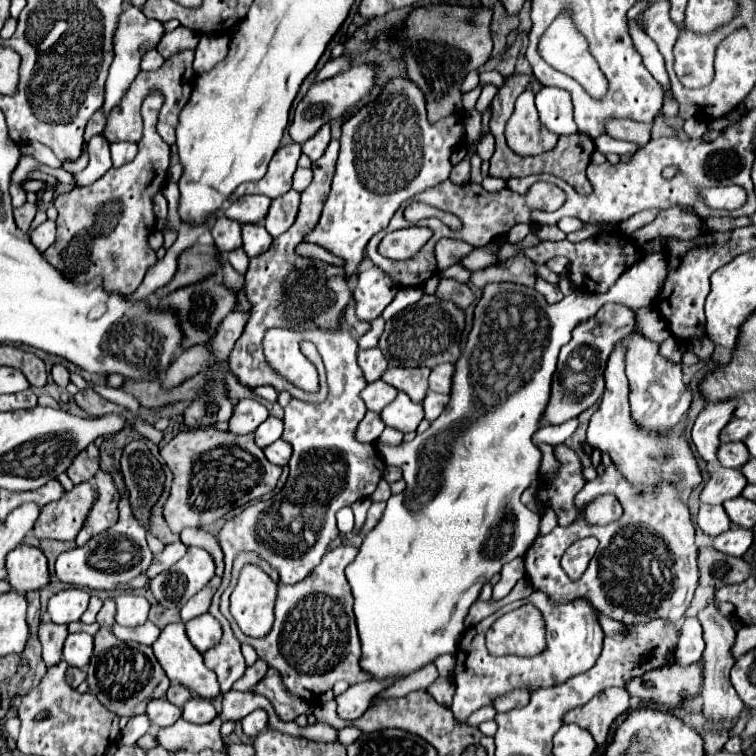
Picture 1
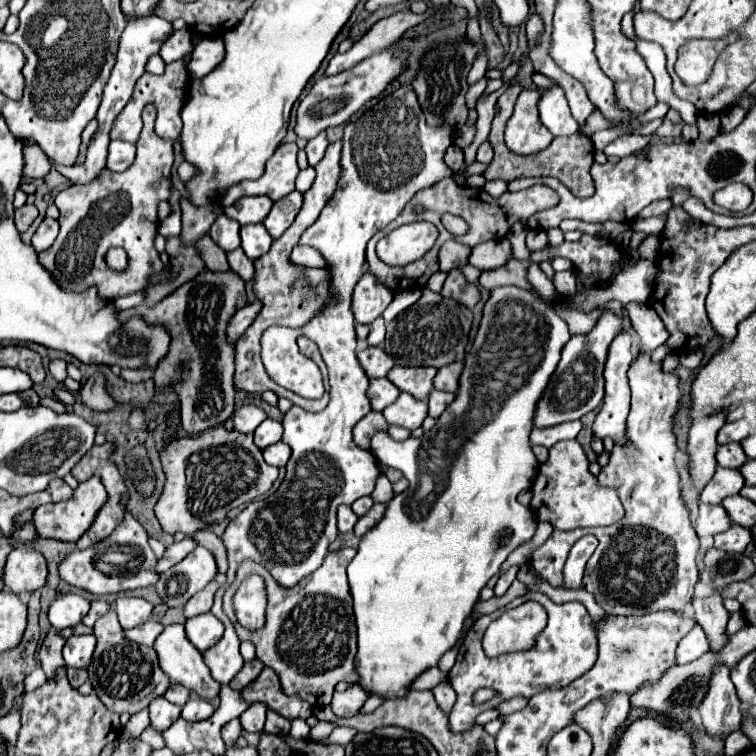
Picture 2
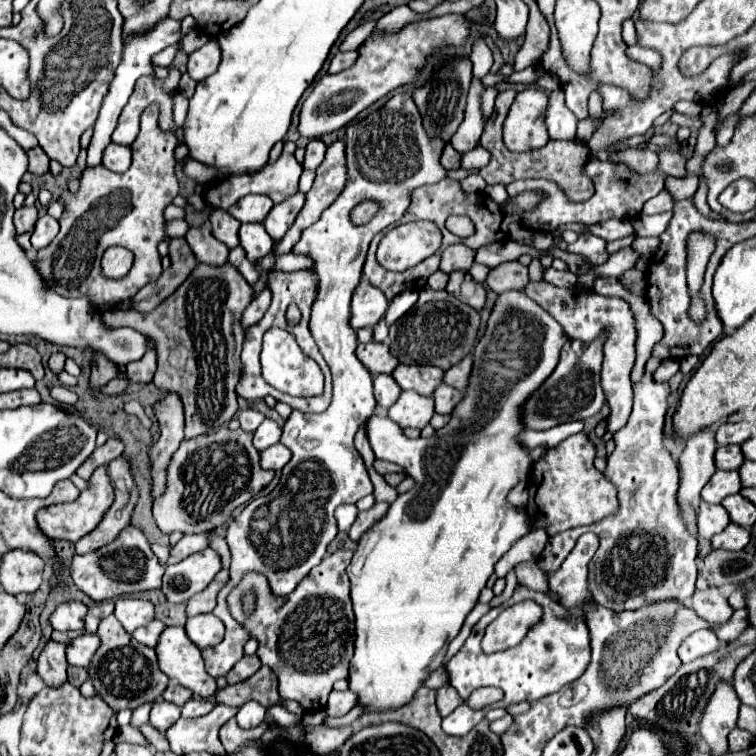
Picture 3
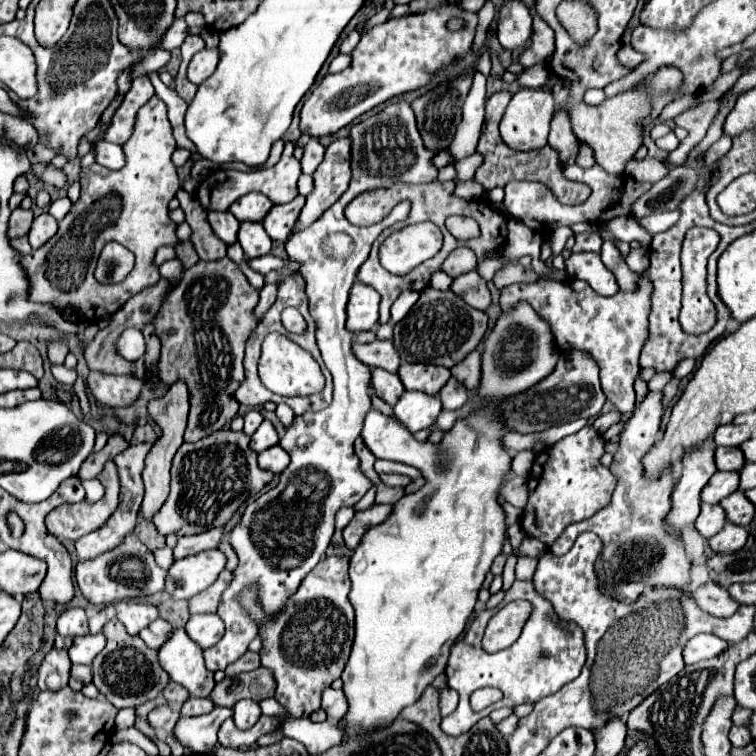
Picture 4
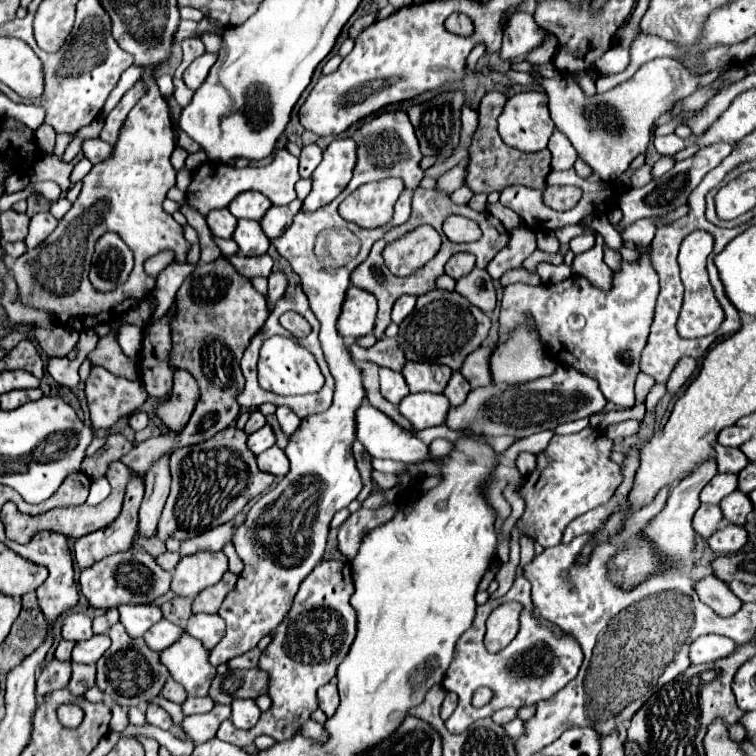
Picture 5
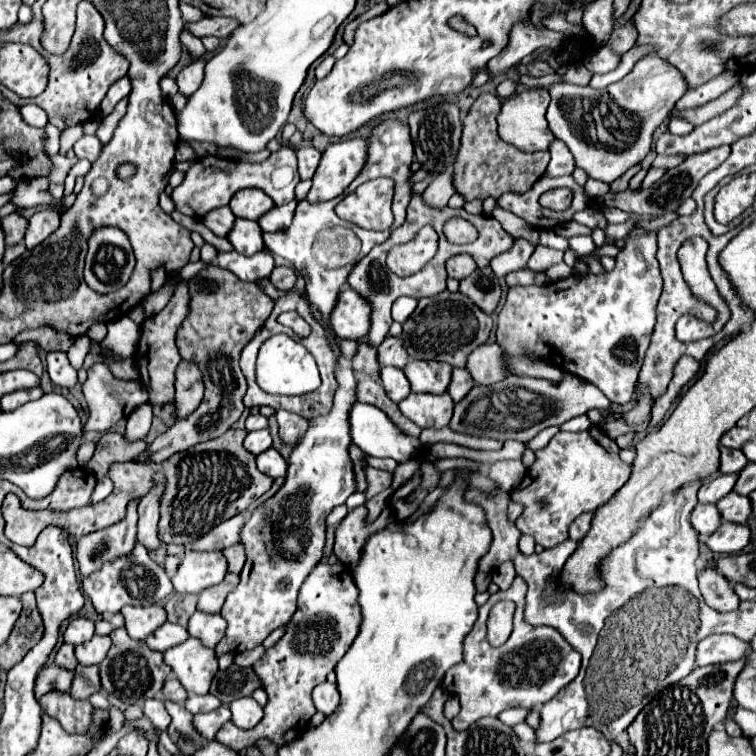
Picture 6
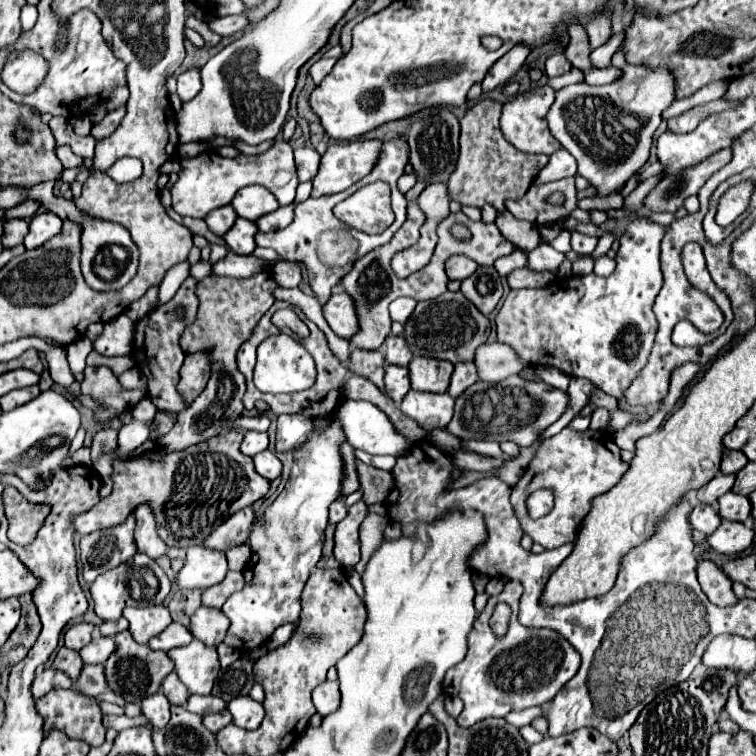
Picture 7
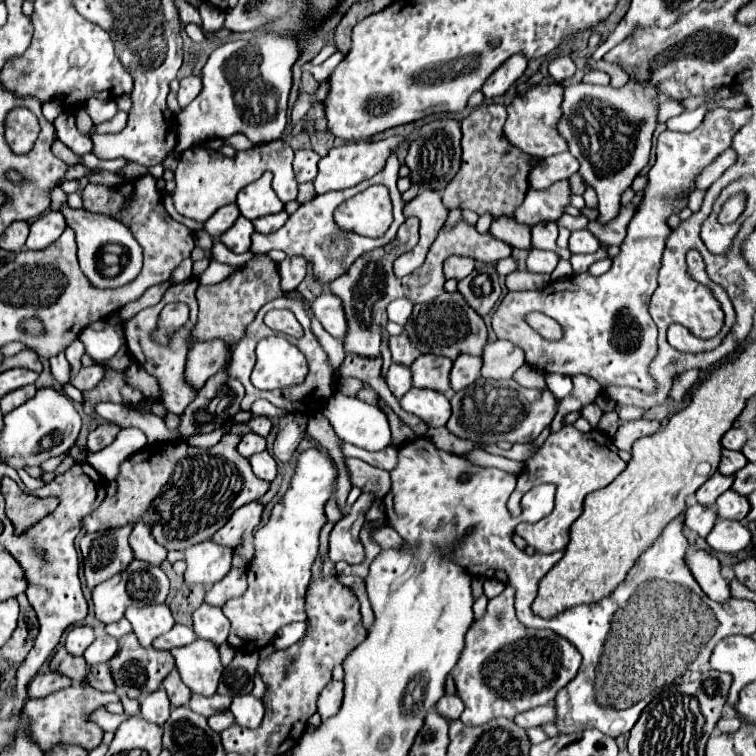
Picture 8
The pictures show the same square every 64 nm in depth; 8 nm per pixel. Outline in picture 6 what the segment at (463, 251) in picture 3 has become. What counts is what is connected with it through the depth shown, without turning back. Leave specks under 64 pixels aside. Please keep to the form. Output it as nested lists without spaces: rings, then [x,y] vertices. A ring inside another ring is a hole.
[[[468,254],[452,256],[452,258],[446,262],[446,272],[448,272],[448,278],[462,280],[462,278],[470,276],[474,270],[476,270],[476,262],[474,262],[474,260],[472,260],[472,256],[468,256]]]

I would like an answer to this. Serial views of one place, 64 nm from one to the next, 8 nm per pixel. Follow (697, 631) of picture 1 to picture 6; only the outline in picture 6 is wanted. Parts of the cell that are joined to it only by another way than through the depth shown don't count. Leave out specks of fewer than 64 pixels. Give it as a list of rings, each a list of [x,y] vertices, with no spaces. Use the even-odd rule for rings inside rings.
[[[724,634],[708,636],[700,640],[696,648],[696,666],[740,660],[748,652],[750,652],[750,644],[738,640],[736,636],[724,636]]]

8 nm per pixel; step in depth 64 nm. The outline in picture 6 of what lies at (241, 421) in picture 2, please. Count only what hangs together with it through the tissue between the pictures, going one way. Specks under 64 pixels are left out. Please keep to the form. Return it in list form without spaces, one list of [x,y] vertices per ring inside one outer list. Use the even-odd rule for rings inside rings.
[[[252,412],[248,418],[246,418],[246,430],[252,432],[252,430],[262,430],[268,426],[268,418],[264,418],[262,414],[258,412]]]

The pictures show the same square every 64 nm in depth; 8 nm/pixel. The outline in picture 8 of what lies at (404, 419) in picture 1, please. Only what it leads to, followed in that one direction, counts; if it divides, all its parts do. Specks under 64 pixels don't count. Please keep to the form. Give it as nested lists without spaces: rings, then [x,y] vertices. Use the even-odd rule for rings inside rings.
[[[412,388],[412,390],[408,390],[404,394],[404,398],[400,400],[400,406],[408,414],[418,416],[430,428],[446,426],[450,414],[452,414],[450,400],[442,392],[424,390],[424,388]]]

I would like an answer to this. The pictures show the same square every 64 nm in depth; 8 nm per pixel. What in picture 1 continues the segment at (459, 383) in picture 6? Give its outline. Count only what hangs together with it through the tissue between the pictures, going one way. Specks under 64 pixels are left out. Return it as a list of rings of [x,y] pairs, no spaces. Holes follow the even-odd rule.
[[[428,392],[426,398],[422,400],[422,408],[424,408],[424,420],[434,422],[442,410],[448,404],[448,396],[446,394],[436,394],[436,392]]]

